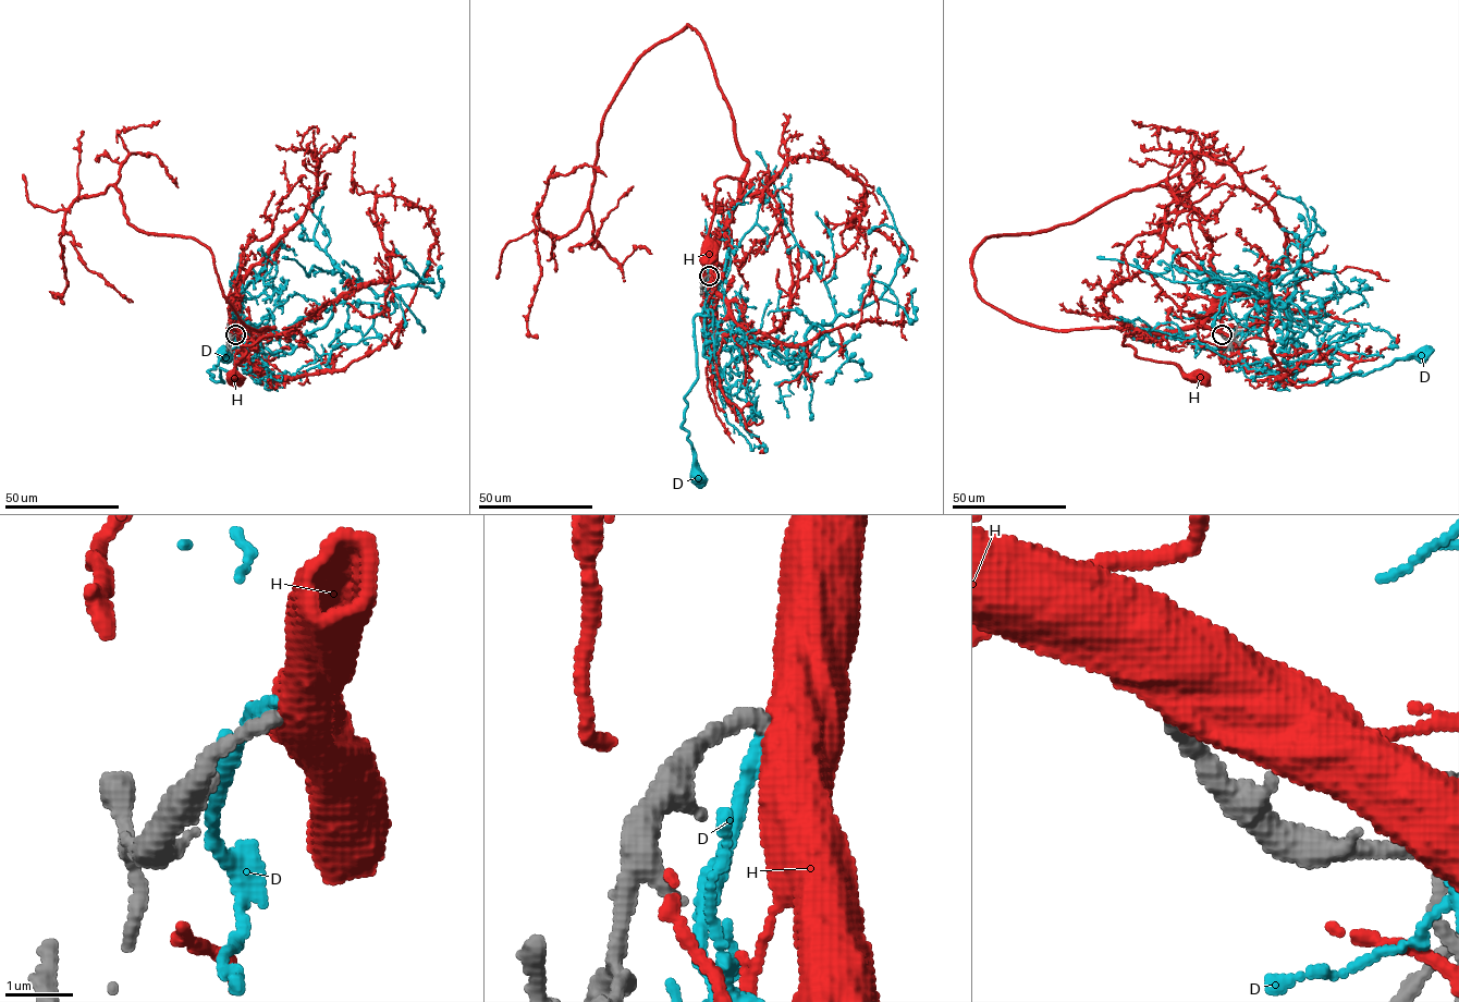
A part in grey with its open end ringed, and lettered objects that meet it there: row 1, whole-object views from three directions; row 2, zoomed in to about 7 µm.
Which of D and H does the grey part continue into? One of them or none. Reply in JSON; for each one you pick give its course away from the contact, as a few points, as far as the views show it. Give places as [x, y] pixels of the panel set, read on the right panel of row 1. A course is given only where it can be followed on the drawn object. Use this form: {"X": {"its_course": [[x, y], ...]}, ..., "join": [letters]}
{"H": {"its_course": [[1222, 334], [1190, 328], [1125, 338], [1123, 344], [1137, 356], [1175, 364], [1198, 380]]}, "join": ["H"]}

